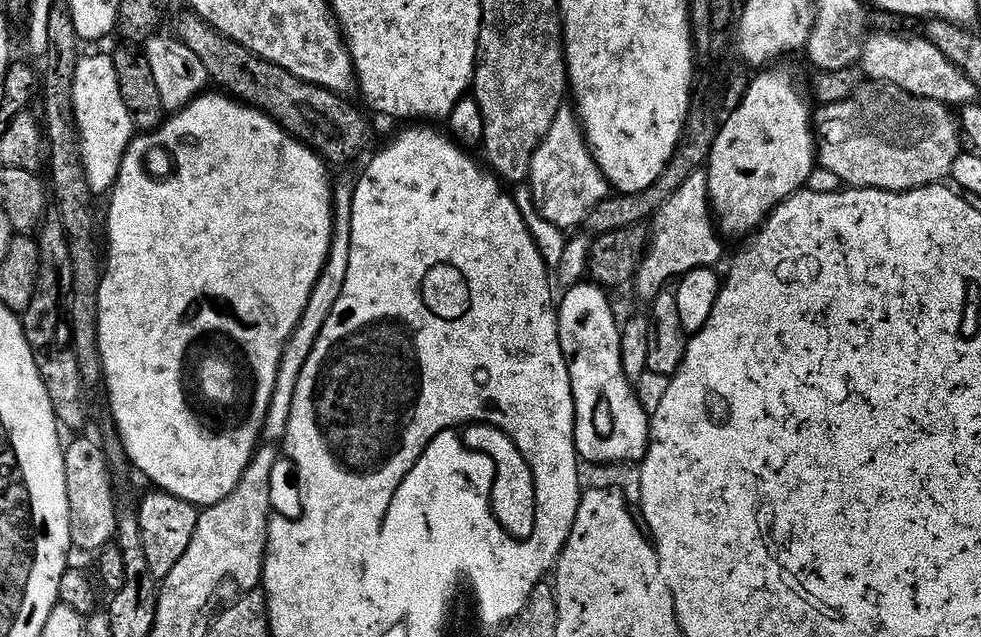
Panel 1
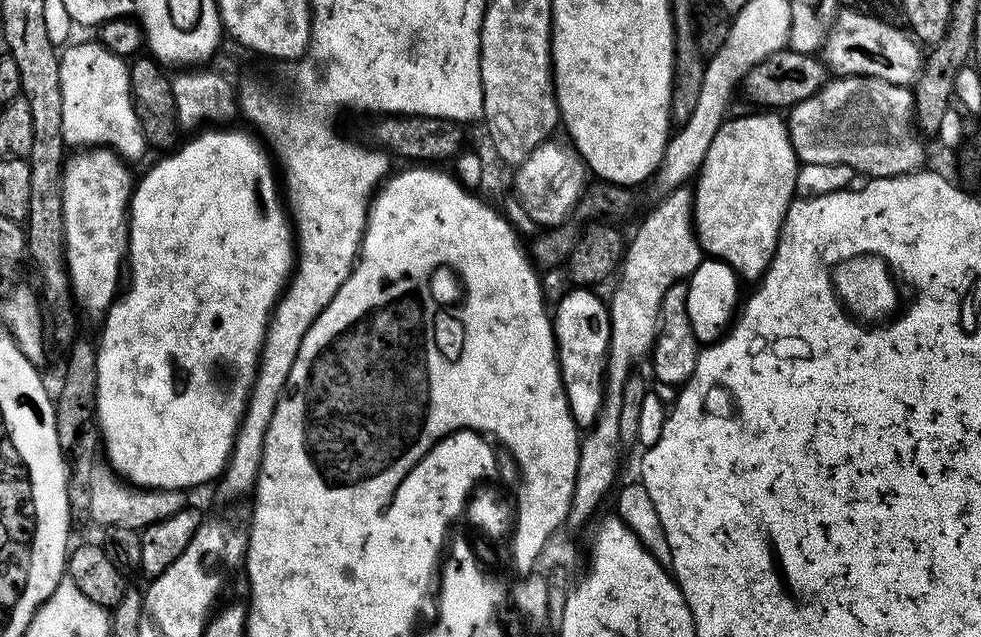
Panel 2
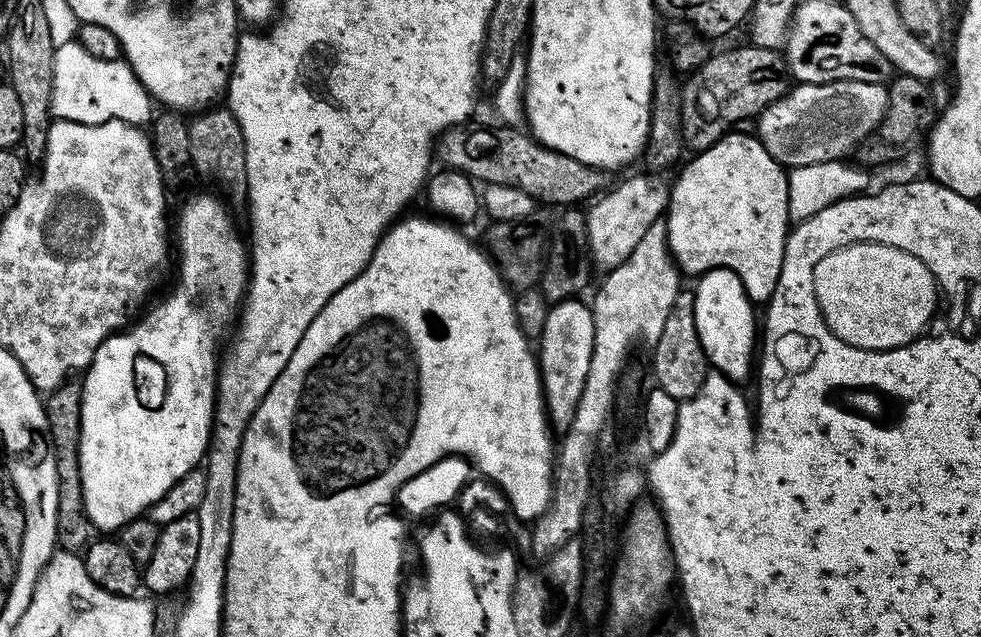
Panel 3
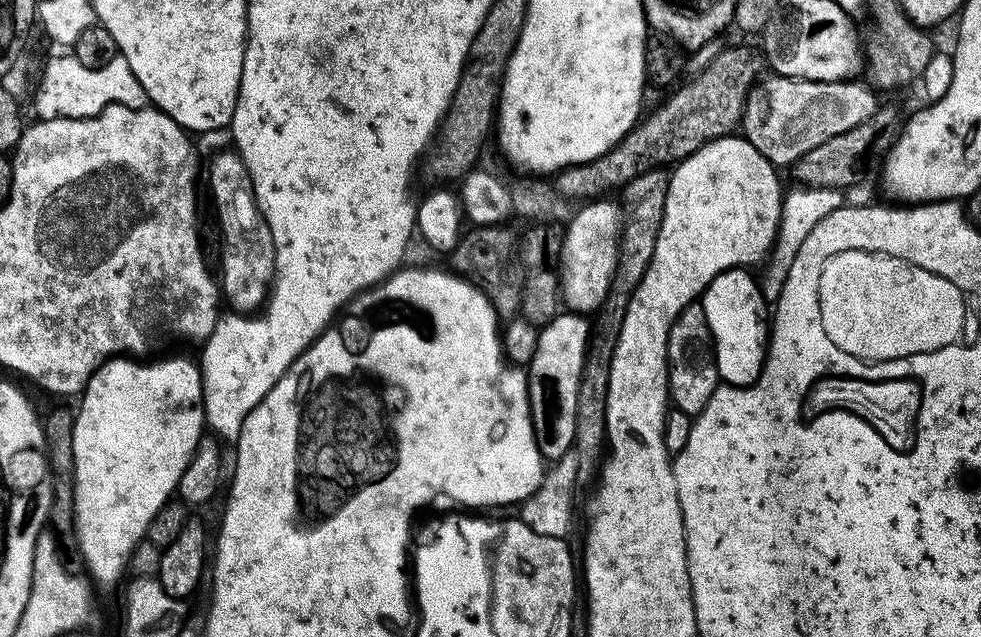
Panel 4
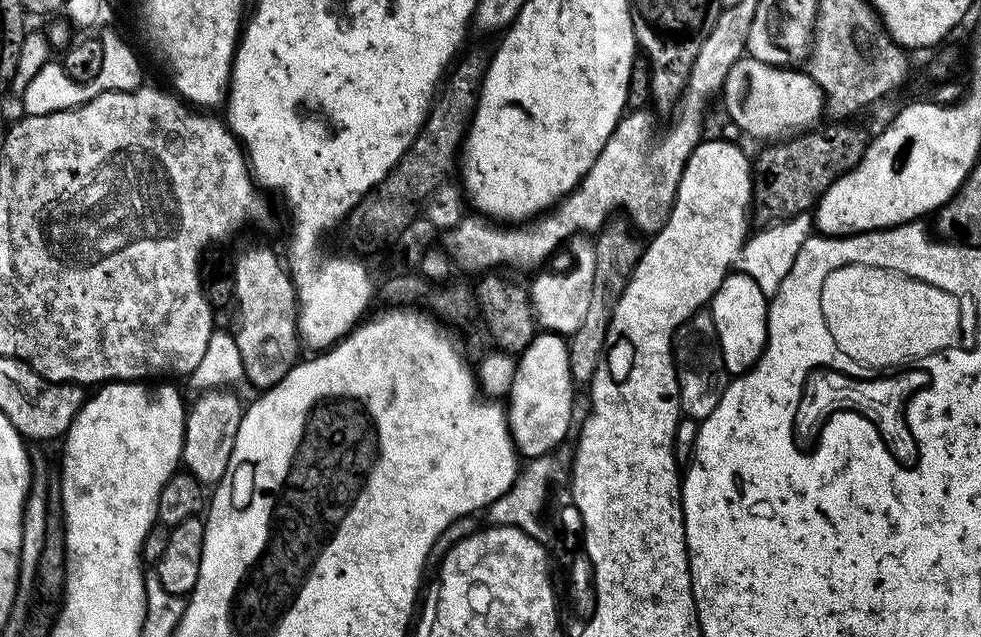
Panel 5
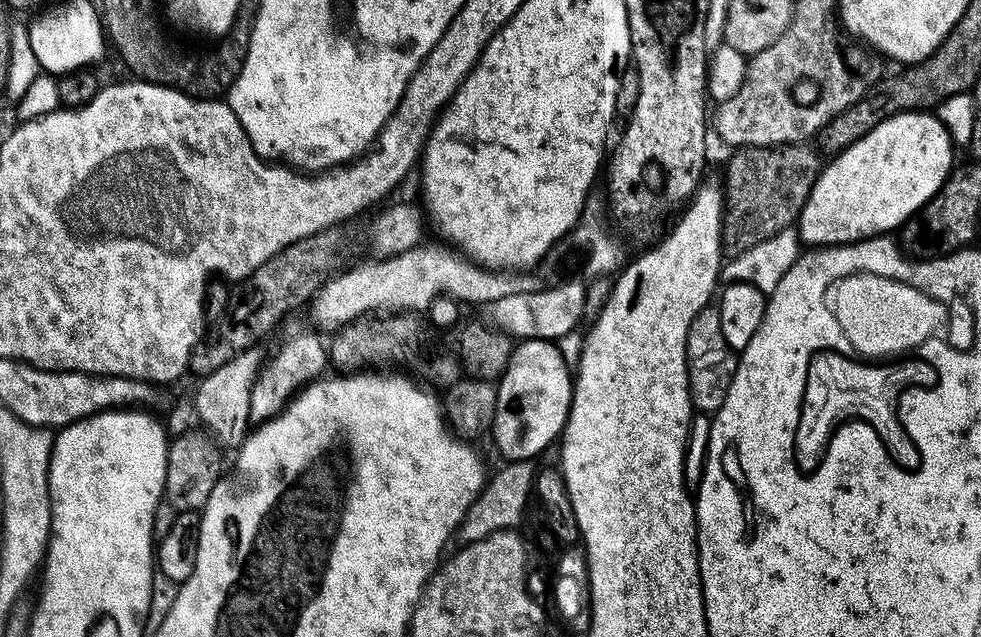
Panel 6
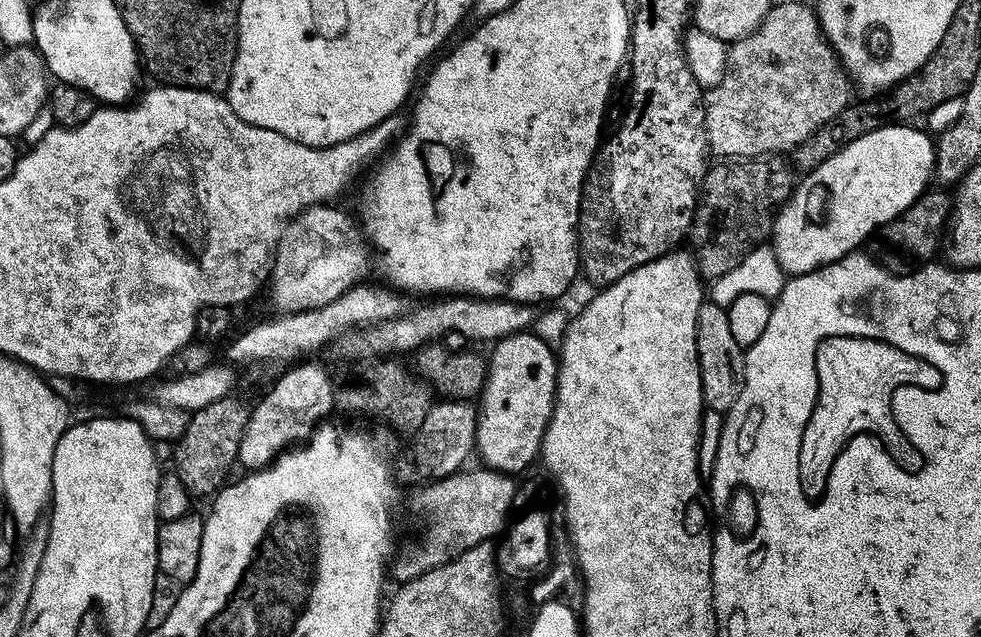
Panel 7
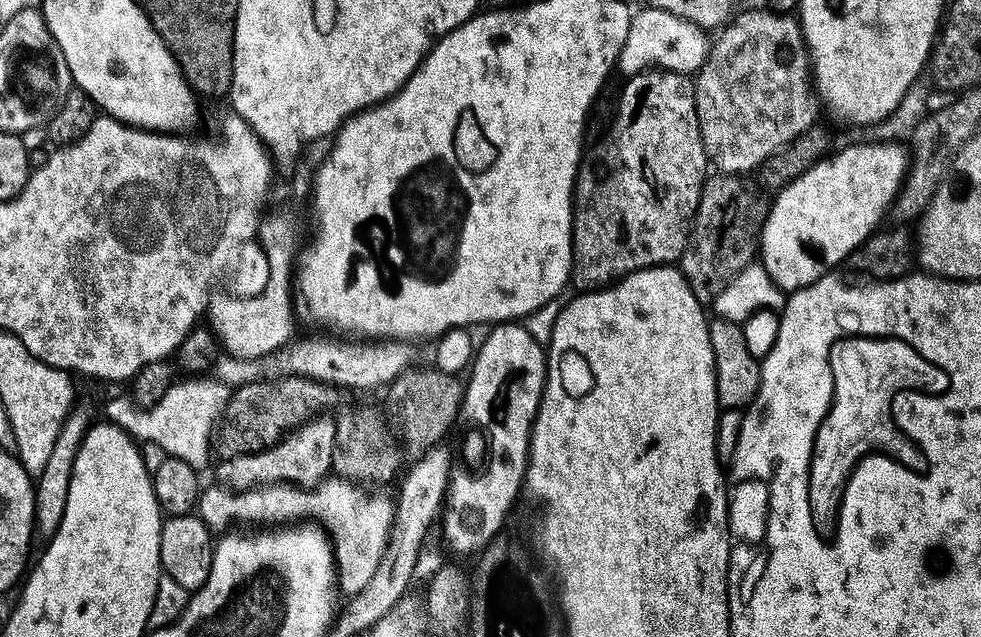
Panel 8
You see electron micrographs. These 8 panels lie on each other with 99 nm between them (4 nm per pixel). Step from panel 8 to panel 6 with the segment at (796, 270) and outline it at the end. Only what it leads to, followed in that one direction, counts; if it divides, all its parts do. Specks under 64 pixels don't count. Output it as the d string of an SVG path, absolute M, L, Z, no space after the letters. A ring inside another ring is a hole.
M928 110L919 112L900 112L896 116L886 118L886 122L878 122L878 126L874 126L874 130L870 130L861 140L855 140L847 150L839 154L833 155L832 160L823 165L820 170L820 177L814 182L814 190L810 190L810 198L806 198L806 206L802 206L800 218L798 221L798 231L800 239L808 246L835 246L838 244L855 244L858 240L866 240L870 236L883 236L892 234L899 229L901 224L905 224L919 208L925 204L930 198L934 198L934 194L946 182L948 173L954 167L952 161L952 136L944 129L944 124L939 120L939 115L933 114Z

